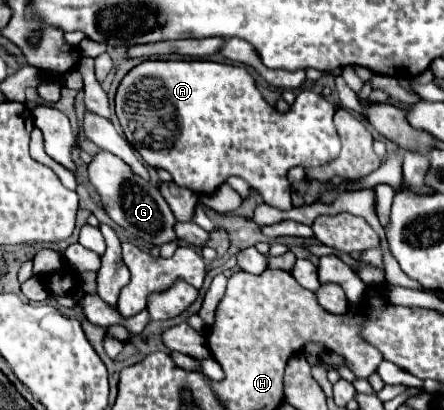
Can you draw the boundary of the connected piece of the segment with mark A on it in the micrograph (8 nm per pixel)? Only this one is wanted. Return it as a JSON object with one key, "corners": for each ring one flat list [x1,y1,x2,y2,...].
{"corners":[[143,61,141,65,137,65,135,69,131,69,125,79,121,81,119,89,117,89,117,97,115,97,115,109,117,109,117,117,121,121,121,127,125,131,127,141,141,153,143,161,155,169,165,169,173,175,173,181,181,187,187,187,195,193,213,193,221,183,225,183,229,177,241,177,245,179,261,197,267,205,277,207,281,211,289,211,291,205,291,197,289,197,289,181,287,181,287,173,291,167,319,167,325,163,331,163,341,149,341,141,337,135,337,129,333,125,333,115,335,115,335,105,331,101,327,101,323,95,315,93,315,91,301,91,293,103,293,107,285,113,277,111,275,107,271,107,263,95,259,93,259,89,255,87,255,79,249,75,249,71,243,65,225,65,225,63,213,63,213,61]]}

